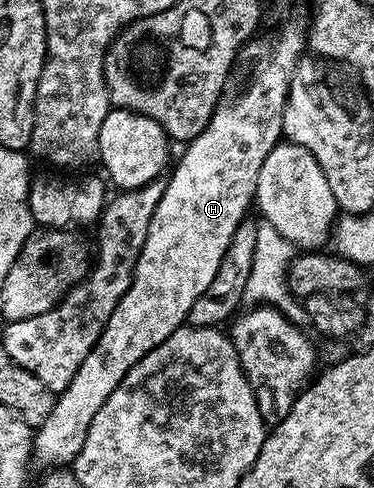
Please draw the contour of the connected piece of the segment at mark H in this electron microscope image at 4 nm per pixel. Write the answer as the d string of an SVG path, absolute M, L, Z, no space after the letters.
M299 19L287 22L274 37L271 45L271 60L255 75L255 80L247 87L247 92L232 107L220 106L209 126L197 138L190 140L179 159L179 164L170 172L171 180L166 180L161 201L157 201L157 209L153 213L153 221L149 221L149 233L145 237L145 245L141 249L141 257L137 257L137 265L133 273L133 281L121 297L117 309L113 309L113 317L105 325L97 345L81 361L81 369L69 381L65 390L58 392L53 413L49 413L45 425L34 432L35 459L43 469L63 469L74 464L77 453L81 453L81 445L85 445L85 437L89 433L89 425L97 411L121 385L125 373L148 355L157 345L161 345L179 327L187 323L189 309L193 309L193 301L209 289L209 281L217 277L217 269L221 269L221 261L225 257L225 249L229 249L229 241L233 241L233 233L248 218L255 202L257 193L257 177L261 177L261 165L265 165L265 157L273 153L273 149L284 138L283 122L287 98L291 92L291 78L297 69L300 59L307 51L307 25Z

